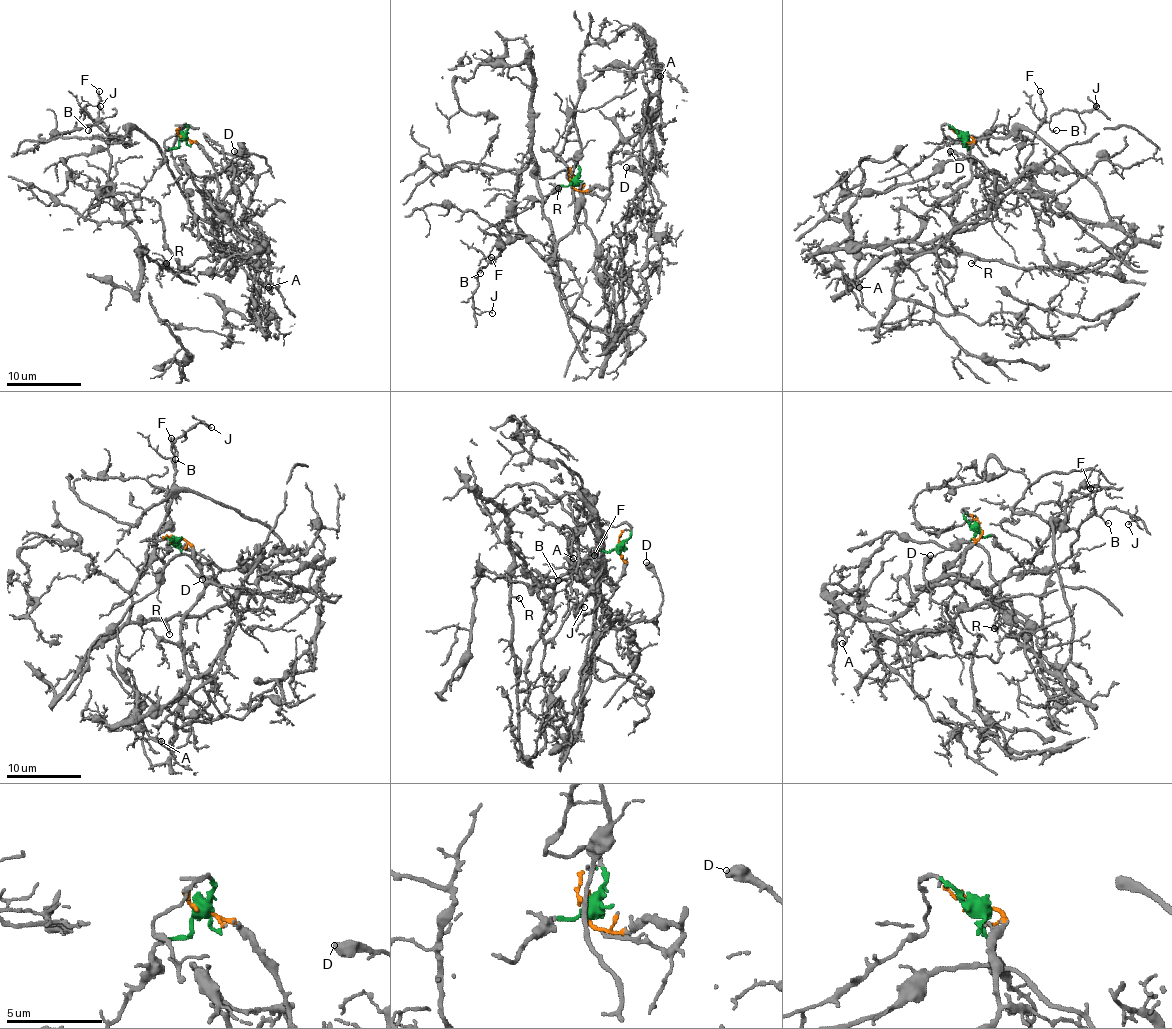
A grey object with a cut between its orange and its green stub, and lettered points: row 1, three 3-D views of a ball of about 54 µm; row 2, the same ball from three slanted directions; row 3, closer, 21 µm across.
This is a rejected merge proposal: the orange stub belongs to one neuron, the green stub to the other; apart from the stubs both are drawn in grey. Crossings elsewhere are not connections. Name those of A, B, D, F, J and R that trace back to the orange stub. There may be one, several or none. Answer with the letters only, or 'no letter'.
A, D

